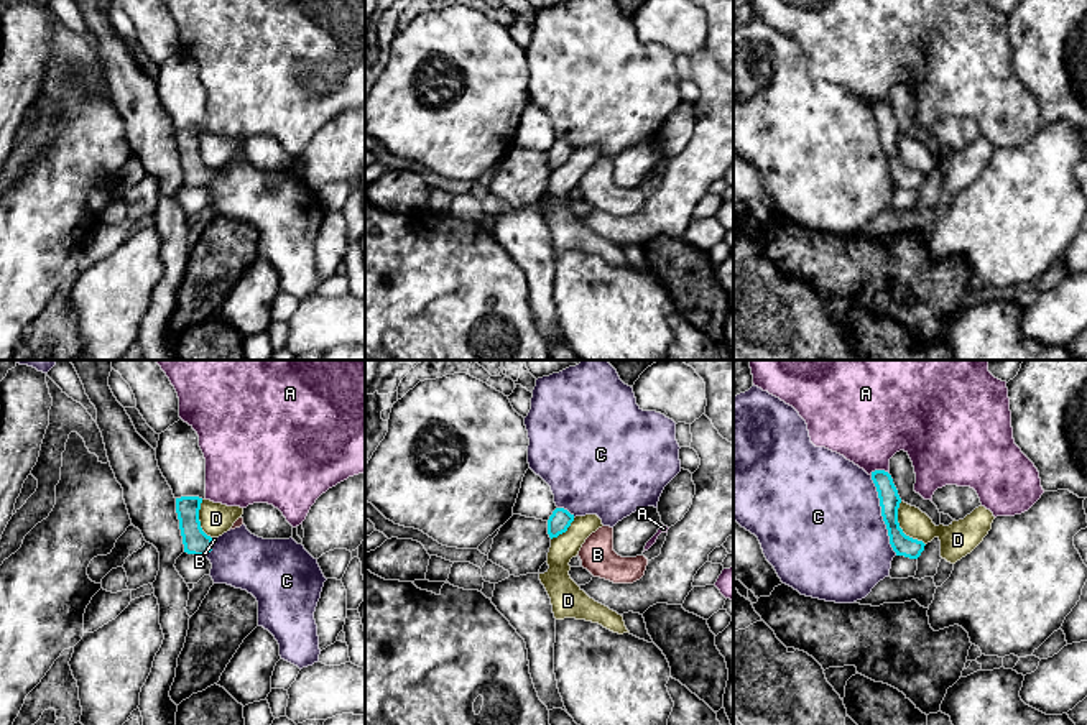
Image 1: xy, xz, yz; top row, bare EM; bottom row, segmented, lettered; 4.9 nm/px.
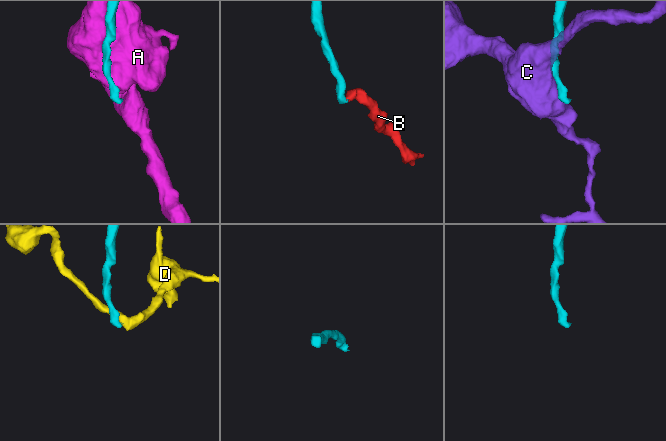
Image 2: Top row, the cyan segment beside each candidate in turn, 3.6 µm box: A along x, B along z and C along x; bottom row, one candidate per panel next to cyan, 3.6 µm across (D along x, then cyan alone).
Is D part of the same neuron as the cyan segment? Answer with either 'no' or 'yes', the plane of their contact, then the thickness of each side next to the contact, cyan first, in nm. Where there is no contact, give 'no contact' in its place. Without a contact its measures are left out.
no | yz | 100/140 nm

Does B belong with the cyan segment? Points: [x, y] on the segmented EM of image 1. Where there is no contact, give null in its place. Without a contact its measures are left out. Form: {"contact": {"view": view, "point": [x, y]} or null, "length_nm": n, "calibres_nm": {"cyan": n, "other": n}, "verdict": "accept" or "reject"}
{"contact": {"view": "xy", "point": [211, 541]}, "length_nm": 40, "calibres_nm": {"cyan": 120, "other": 20}, "verdict": "accept"}

